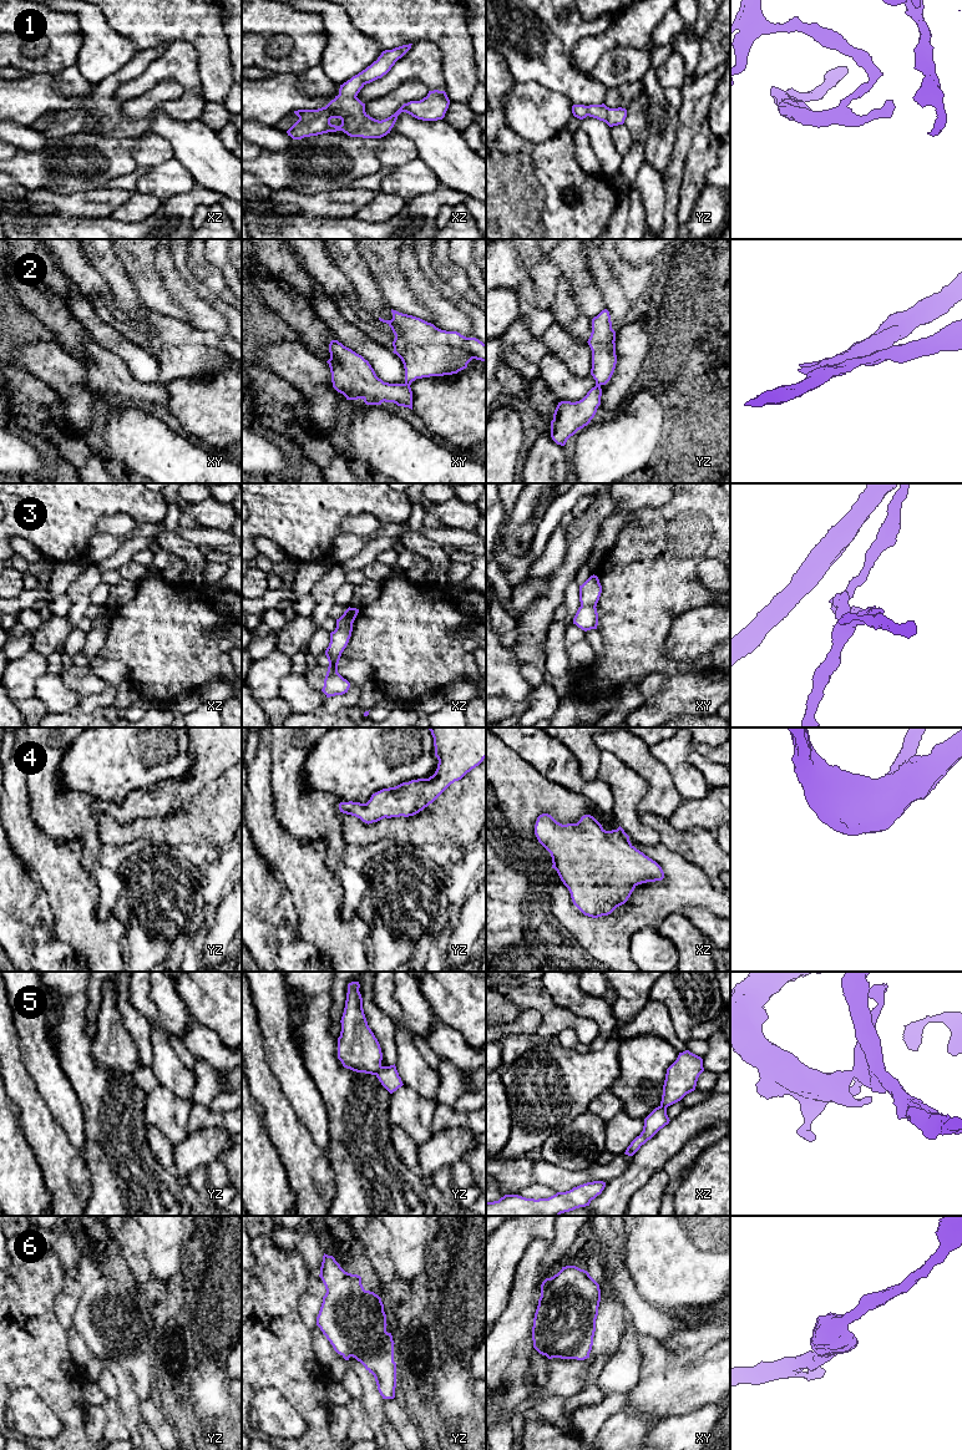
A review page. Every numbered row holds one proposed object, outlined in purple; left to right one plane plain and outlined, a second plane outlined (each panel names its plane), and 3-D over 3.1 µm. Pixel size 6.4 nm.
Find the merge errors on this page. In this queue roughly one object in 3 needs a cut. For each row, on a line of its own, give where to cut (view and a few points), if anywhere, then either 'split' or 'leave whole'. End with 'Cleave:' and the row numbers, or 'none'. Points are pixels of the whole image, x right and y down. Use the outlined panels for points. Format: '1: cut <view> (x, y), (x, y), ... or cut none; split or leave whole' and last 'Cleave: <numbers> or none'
1: cut none; leave whole
2: cut xy (405, 383), (409, 385); split
3: cut xz (352, 624), (337, 628); split
4: cut none; leave whole
5: cut yz (381, 1066), (375, 1074); split
6: cut none; leave whole
Cleave: 2, 3, 5

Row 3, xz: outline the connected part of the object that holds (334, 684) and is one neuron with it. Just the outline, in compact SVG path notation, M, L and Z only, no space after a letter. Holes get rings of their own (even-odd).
M346 625L335 628L335 630L330 633L330 643L325 650L329 666L324 679L324 686L321 689L326 698L343 695L348 693L350 688L350 683L338 673L338 664L341 653L349 643L351 632L353 625Z

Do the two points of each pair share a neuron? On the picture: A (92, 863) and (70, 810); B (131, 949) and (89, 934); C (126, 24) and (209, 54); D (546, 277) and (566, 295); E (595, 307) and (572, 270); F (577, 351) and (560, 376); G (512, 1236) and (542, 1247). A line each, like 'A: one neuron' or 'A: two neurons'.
A: one neuron
B: two neurons
C: one neuron
D: two neurons
E: one neuron
F: two neurons
G: two neurons

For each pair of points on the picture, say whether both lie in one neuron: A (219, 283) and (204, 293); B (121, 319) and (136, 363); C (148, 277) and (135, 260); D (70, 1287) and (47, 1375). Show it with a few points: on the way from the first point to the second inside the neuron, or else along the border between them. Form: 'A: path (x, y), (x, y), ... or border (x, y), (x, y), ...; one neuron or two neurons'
A: border (190, 269), (216, 295), (228, 304); two neurons
B: border (102, 320), (117, 328), (147, 351); two neurons
C: path (145, 273), (138, 264); one neuron
D: path (46, 1301), (46, 1350); one neuron

